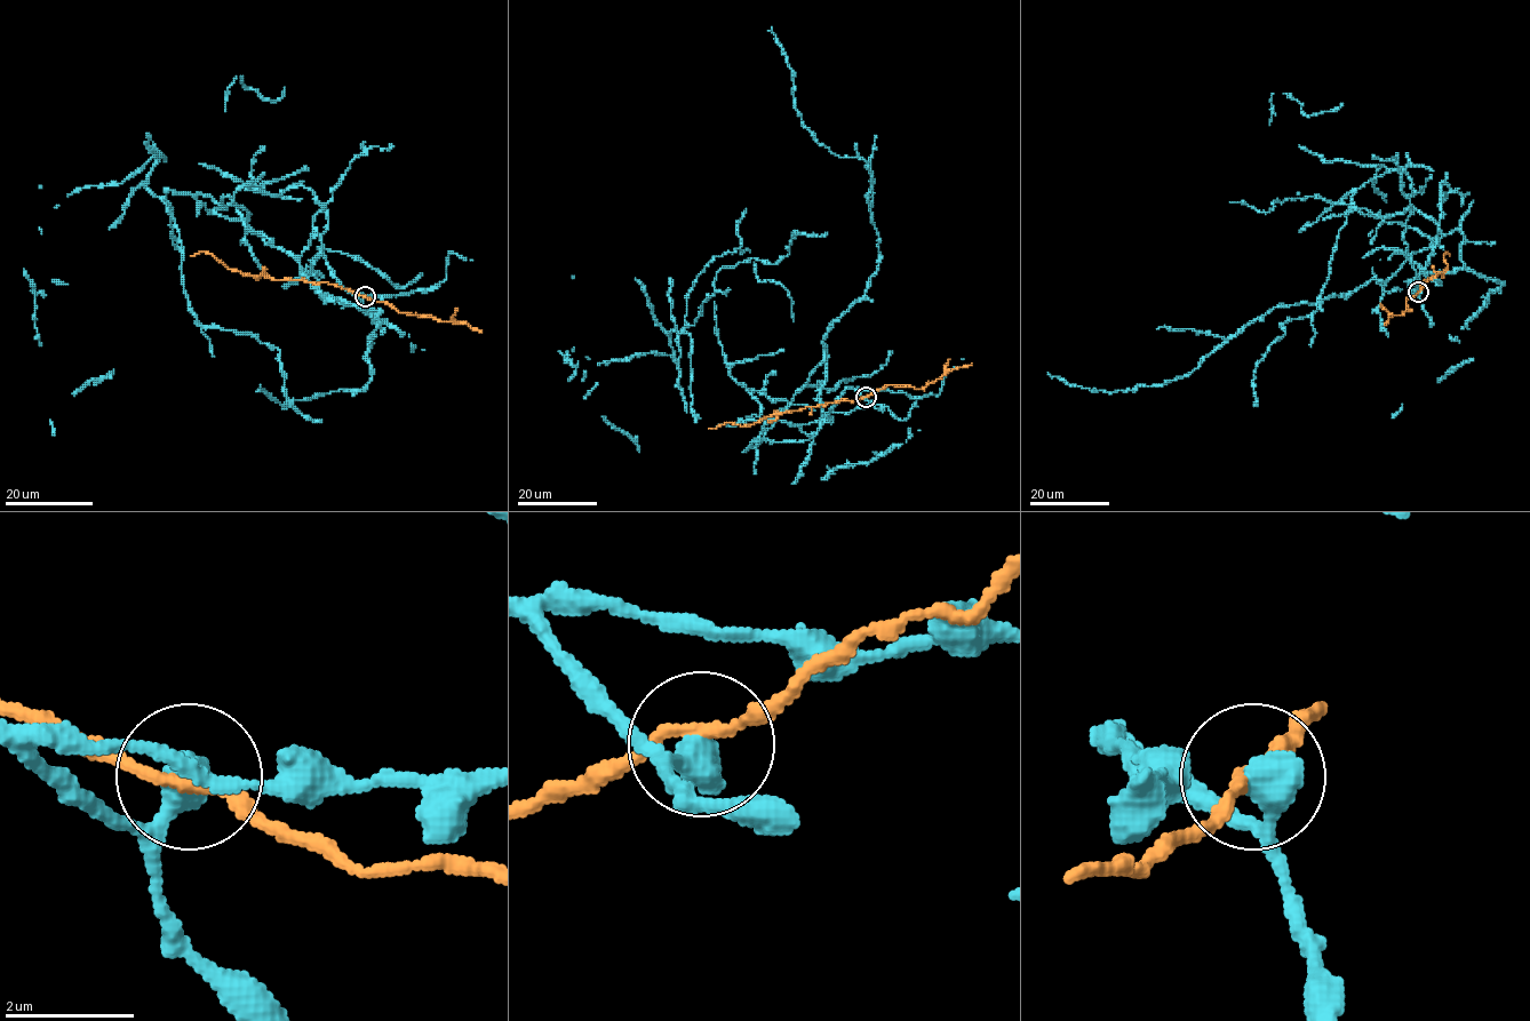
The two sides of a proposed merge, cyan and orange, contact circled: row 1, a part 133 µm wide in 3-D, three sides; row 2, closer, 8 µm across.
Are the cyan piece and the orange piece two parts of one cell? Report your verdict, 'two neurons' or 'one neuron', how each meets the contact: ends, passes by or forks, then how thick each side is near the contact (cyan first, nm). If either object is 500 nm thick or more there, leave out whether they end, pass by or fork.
two neurons; calibres 600 and 180 nm

